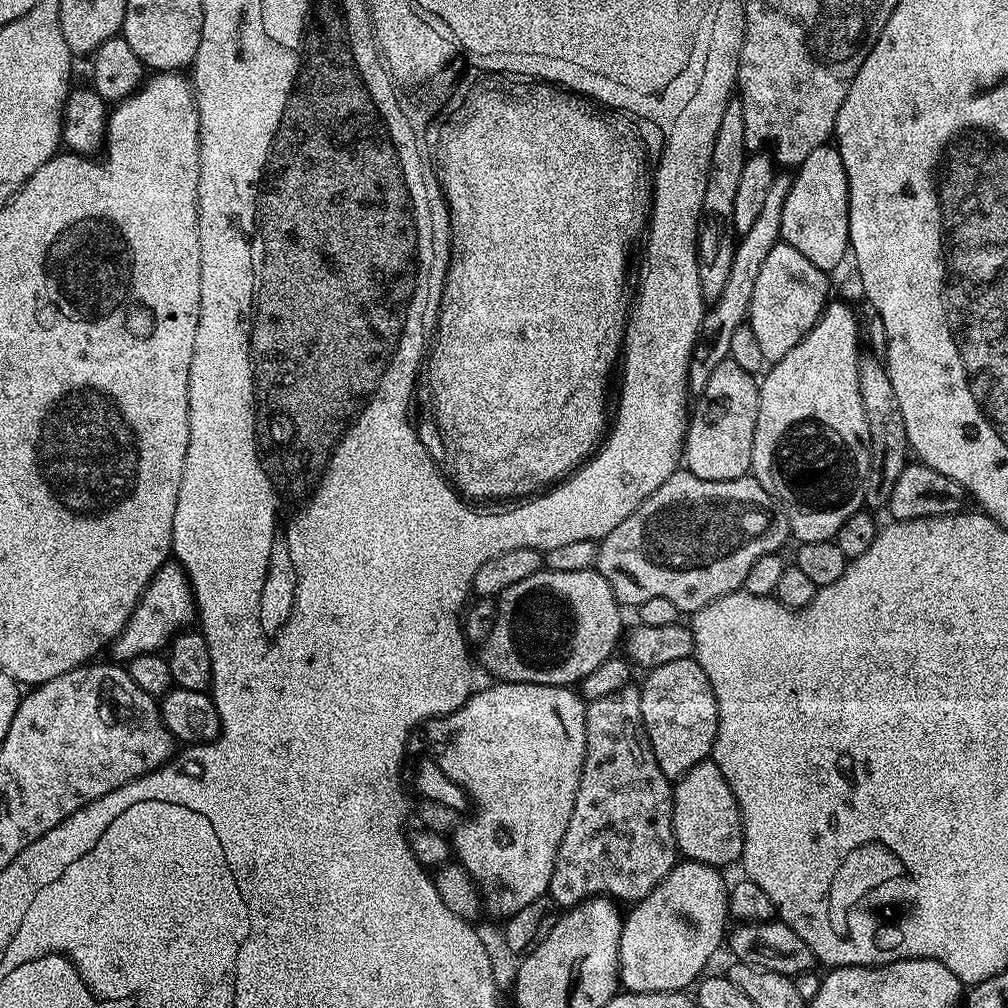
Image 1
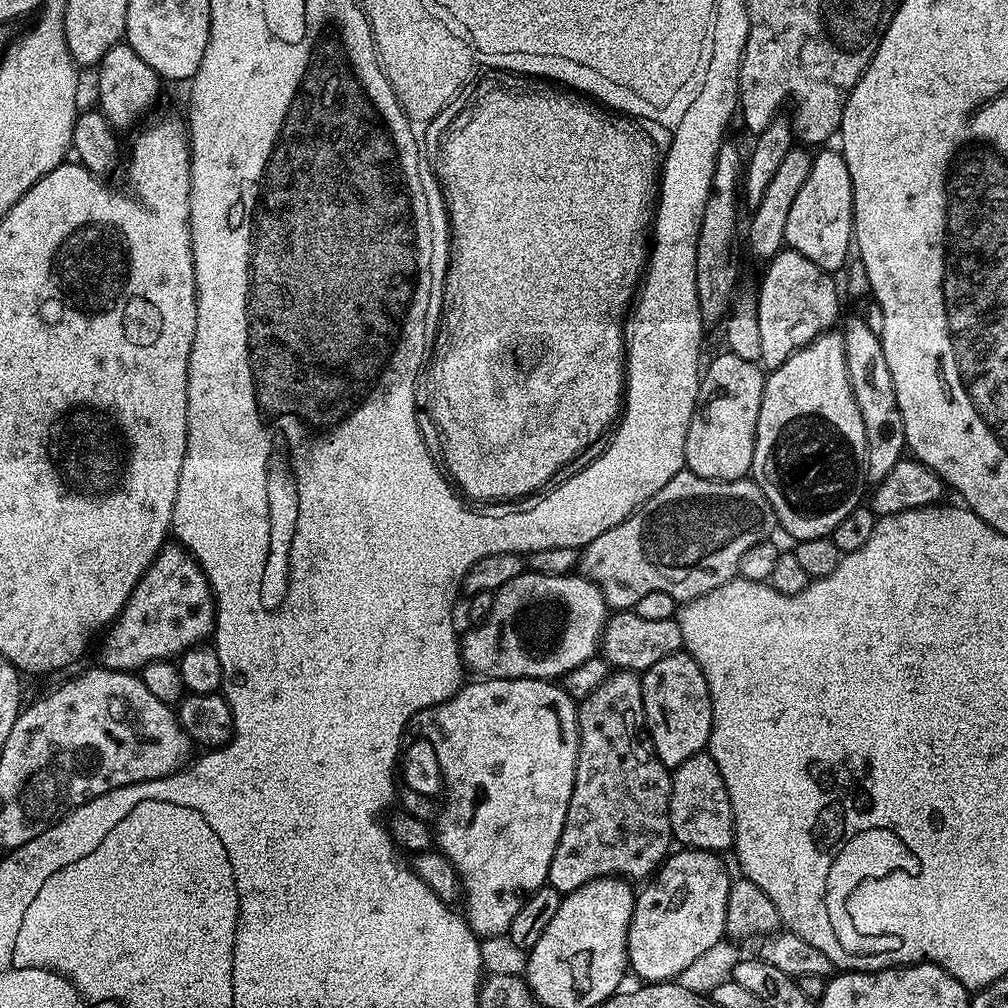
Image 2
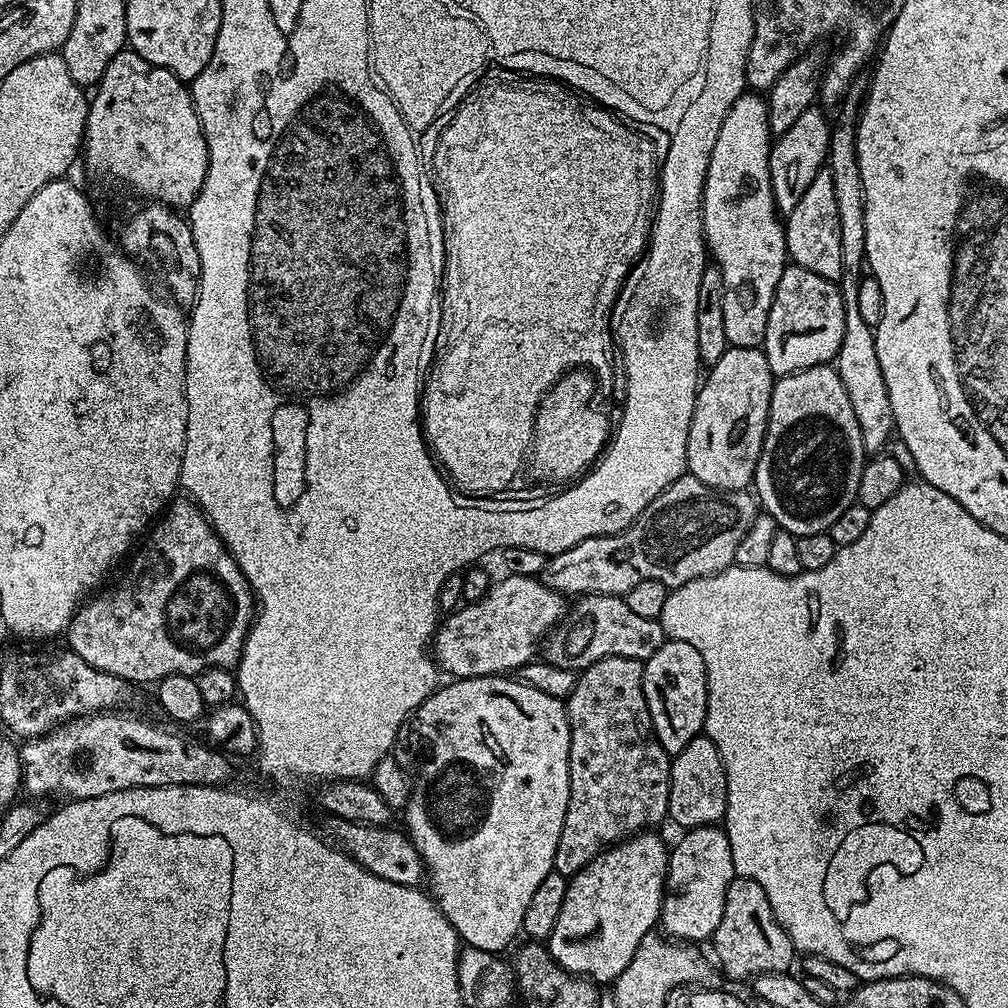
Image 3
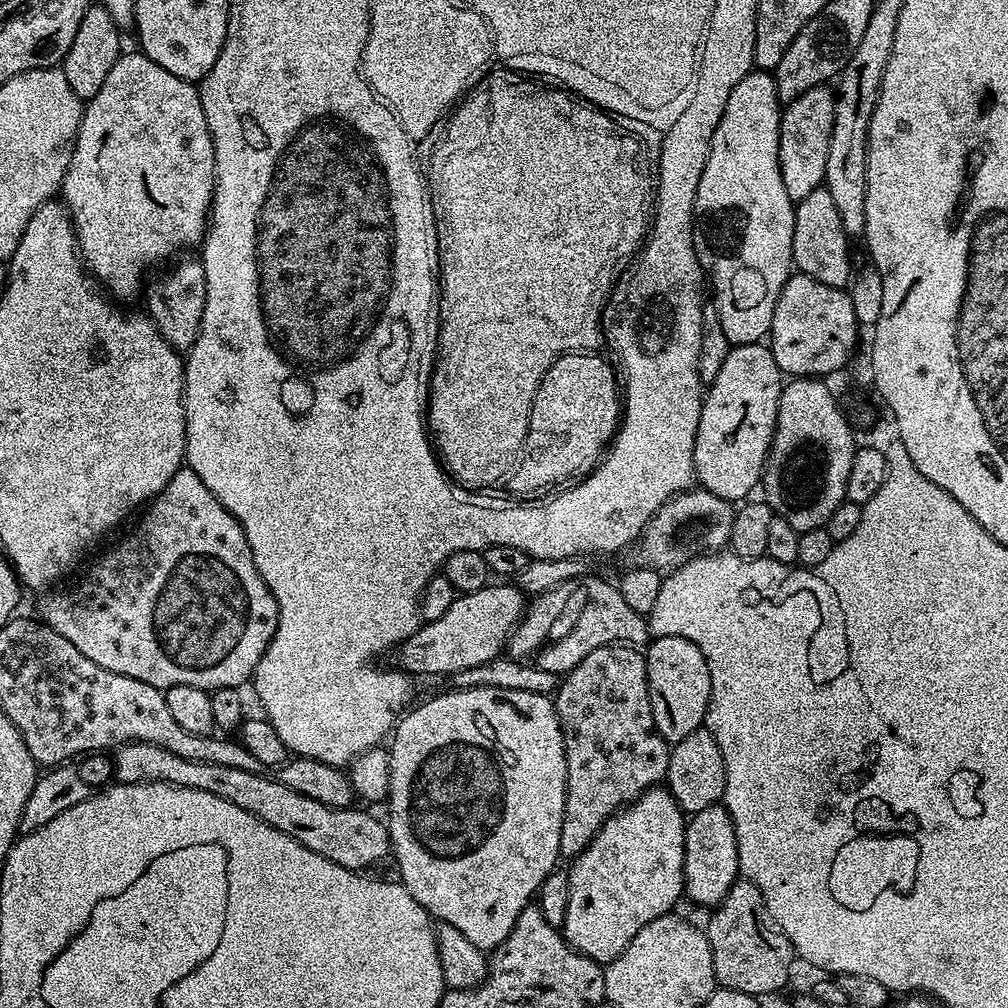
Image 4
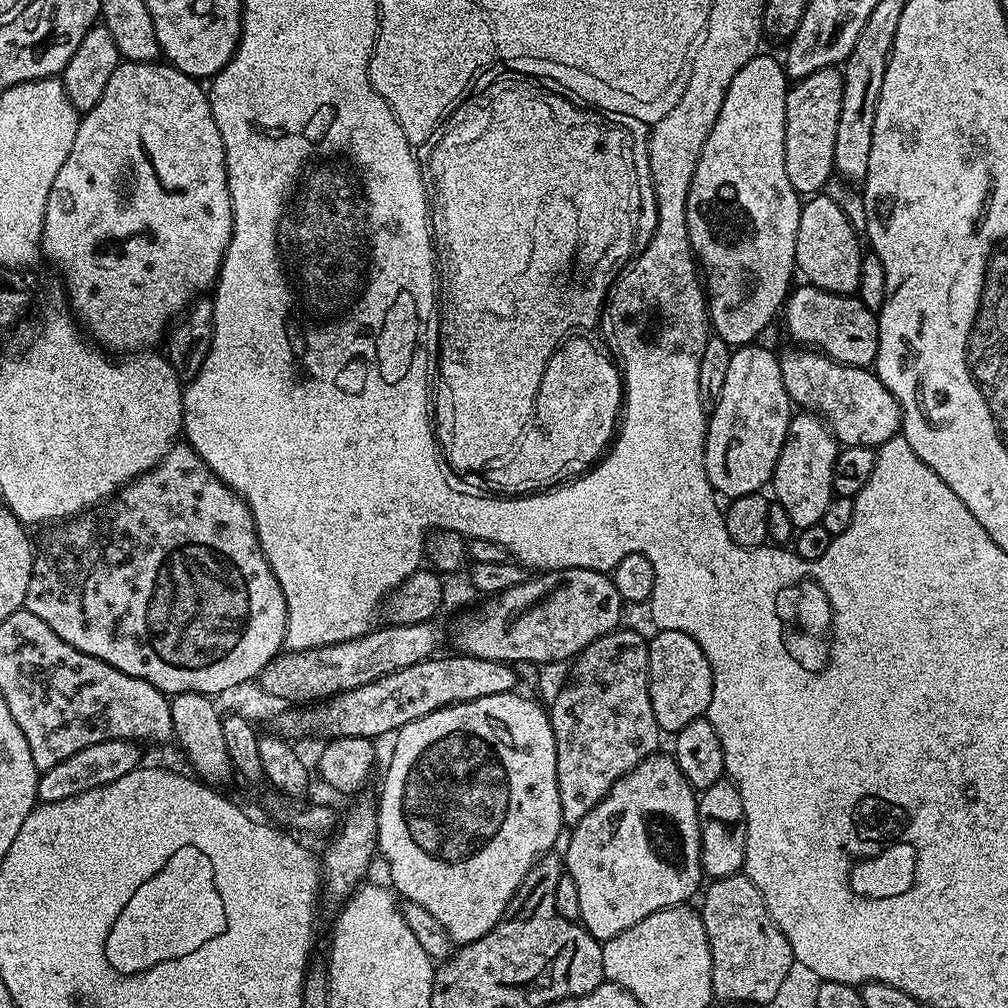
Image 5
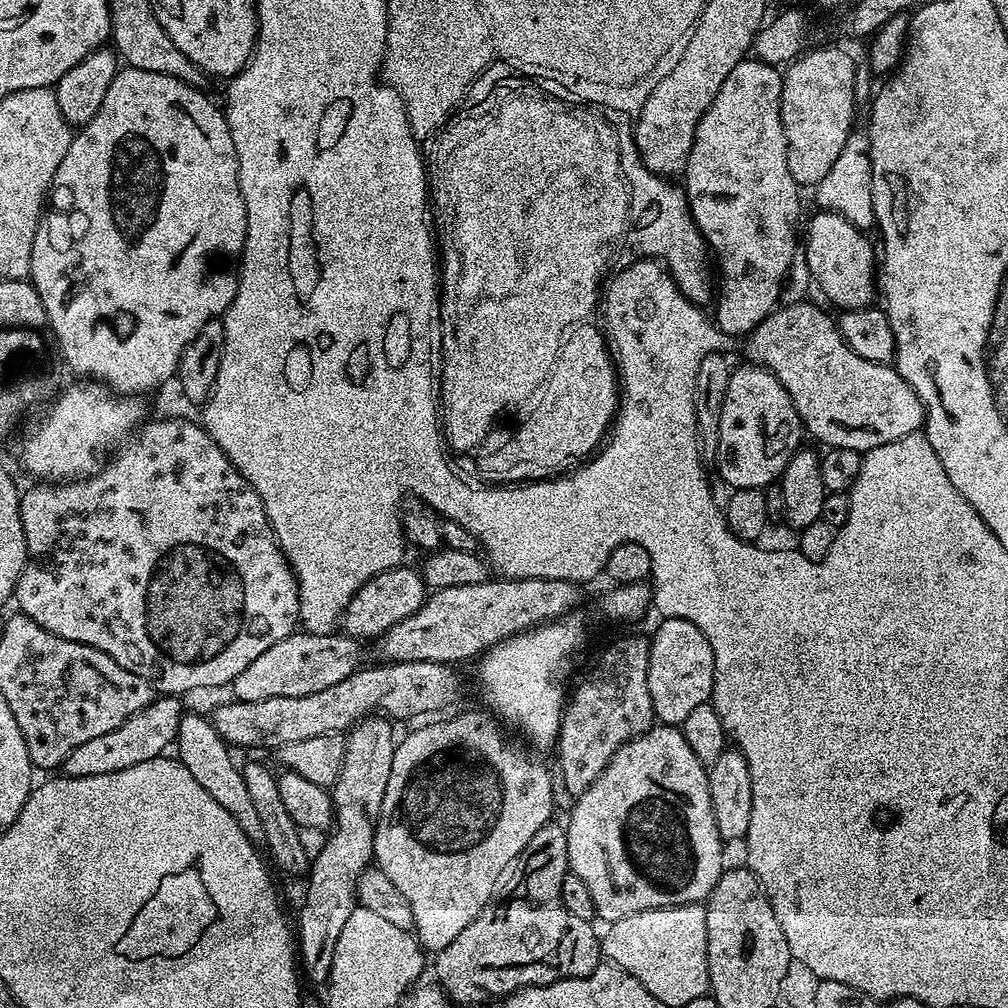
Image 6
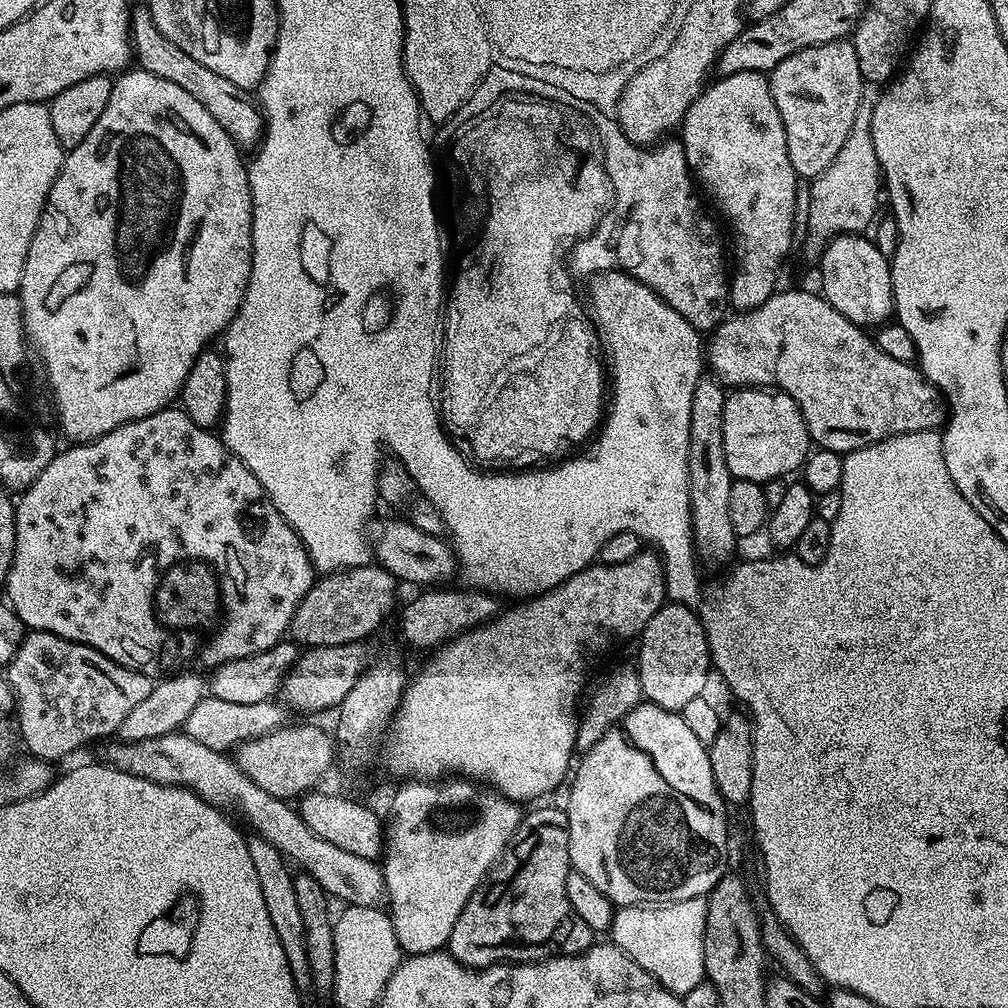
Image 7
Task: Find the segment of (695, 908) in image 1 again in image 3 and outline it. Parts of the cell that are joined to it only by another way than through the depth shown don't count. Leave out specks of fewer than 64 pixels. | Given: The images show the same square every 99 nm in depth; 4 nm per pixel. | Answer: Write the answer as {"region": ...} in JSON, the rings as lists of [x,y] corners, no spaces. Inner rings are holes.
{"region":[[[714,824],[687,829],[681,836],[684,837],[671,845],[668,854],[668,873],[664,879],[658,924],[673,941],[707,941],[718,930],[718,922],[722,922],[726,890],[730,890],[730,882],[737,877],[730,854],[730,838],[723,827]]]}

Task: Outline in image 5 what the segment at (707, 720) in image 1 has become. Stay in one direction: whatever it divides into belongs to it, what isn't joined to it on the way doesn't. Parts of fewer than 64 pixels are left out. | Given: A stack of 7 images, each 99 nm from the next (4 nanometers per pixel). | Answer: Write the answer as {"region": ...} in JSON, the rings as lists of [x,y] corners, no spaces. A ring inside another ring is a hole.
{"region":[[[678,630],[657,631],[656,637],[648,640],[648,689],[650,690],[650,706],[654,706],[654,718],[658,722],[661,733],[675,734],[690,722],[701,719],[708,711],[708,703],[712,701],[712,671],[710,662],[690,634],[682,634]]]}

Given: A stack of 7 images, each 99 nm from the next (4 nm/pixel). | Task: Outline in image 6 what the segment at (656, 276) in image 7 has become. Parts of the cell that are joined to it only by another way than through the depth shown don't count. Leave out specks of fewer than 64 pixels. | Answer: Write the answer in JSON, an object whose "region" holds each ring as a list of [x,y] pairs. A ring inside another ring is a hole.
{"region":[[[631,127],[619,129],[620,165],[624,178],[628,182],[630,194],[652,194],[654,206],[650,208],[650,220],[644,224],[634,224],[634,230],[629,231],[626,243],[633,248],[640,258],[655,258],[663,263],[671,272],[678,290],[689,300],[701,306],[708,306],[714,300],[714,264],[710,259],[708,243],[694,222],[692,211],[688,205],[688,196],[679,183],[671,179],[655,176],[642,162],[636,149],[636,137]],[[676,183],[676,184],[672,184]],[[642,188],[642,192],[638,192]],[[648,188],[648,190],[646,190]],[[709,260],[709,261],[708,261]]]}

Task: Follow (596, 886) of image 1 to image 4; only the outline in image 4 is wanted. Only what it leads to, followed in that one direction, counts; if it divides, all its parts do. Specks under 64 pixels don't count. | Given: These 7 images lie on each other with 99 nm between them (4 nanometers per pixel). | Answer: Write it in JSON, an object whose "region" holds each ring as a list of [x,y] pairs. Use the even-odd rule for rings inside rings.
{"region":[[[617,642],[586,654],[586,658],[582,658],[582,662],[578,662],[578,666],[571,668],[559,681],[554,693],[554,703],[564,735],[568,775],[560,855],[575,858],[594,839],[596,831],[604,825],[605,820],[621,805],[635,800],[641,792],[659,785],[667,777],[670,748],[660,737],[660,731],[654,722],[648,689],[648,661],[639,647]]]}

